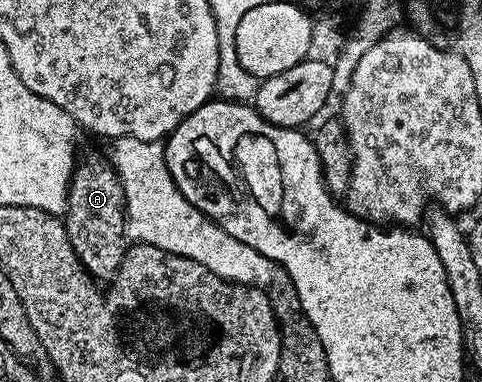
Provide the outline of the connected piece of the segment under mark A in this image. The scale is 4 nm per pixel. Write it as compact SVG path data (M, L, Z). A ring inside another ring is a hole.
M108 160L83 161L74 168L69 183L65 230L71 239L71 247L77 252L77 258L89 276L98 282L109 283L120 271L127 252L125 188L121 185L117 170Z

